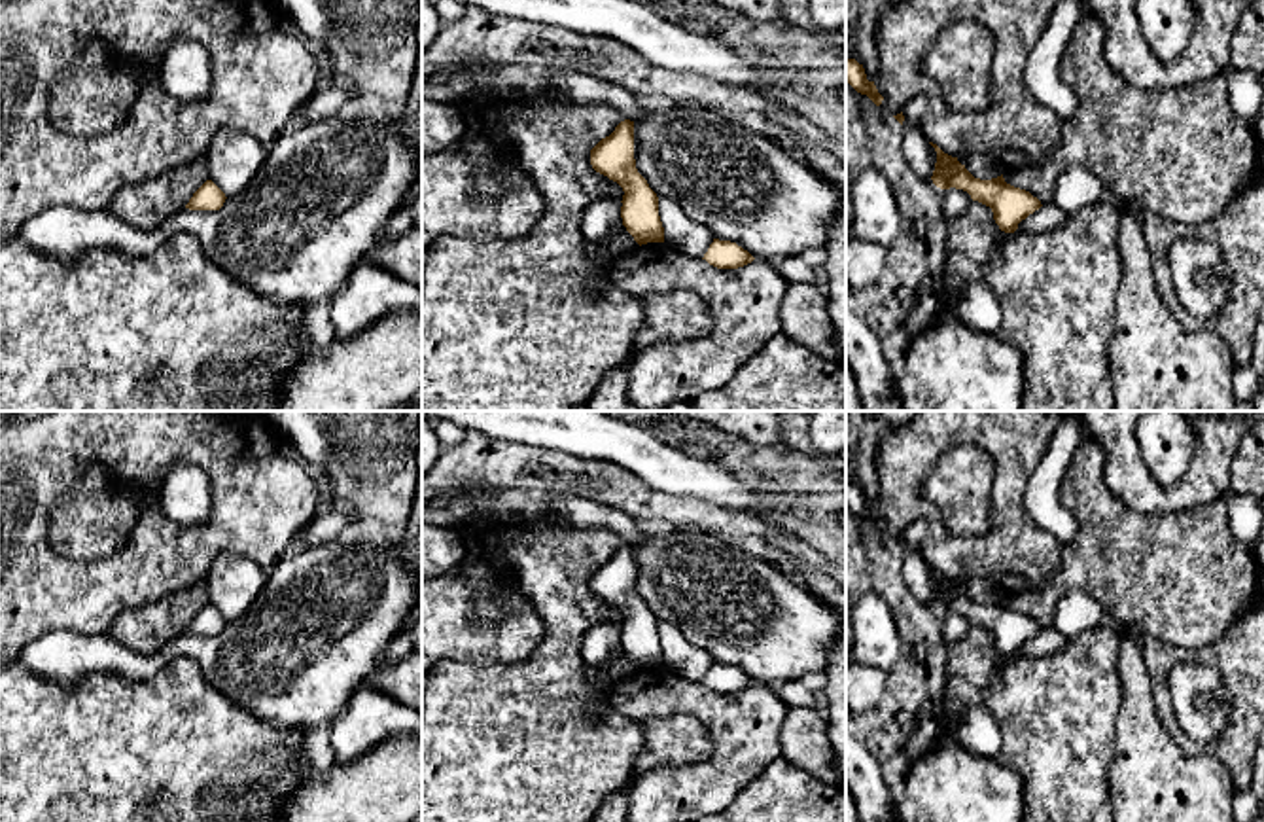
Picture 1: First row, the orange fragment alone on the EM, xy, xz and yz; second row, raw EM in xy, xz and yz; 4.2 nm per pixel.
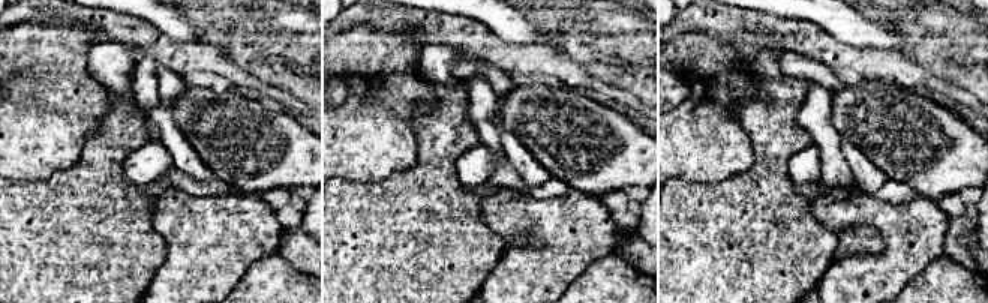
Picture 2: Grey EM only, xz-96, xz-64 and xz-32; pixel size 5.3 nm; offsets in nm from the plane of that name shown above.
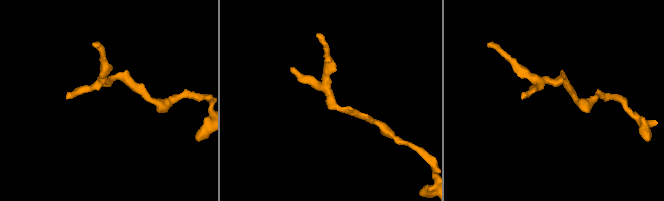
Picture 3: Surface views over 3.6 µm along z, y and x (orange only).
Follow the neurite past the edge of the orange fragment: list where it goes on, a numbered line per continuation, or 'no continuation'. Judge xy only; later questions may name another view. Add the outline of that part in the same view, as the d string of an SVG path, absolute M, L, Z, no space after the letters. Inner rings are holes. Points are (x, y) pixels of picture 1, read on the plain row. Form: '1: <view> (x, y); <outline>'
no continuation

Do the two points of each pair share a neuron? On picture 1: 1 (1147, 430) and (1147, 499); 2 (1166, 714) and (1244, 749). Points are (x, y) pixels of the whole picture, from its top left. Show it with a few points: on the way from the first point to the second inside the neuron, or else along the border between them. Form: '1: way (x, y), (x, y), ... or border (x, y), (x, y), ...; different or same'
1: border (1134, 430), (1147, 470), (1164, 485), (1177, 482); different
2: way (1179, 735), (1191, 747), (1223, 747); same

